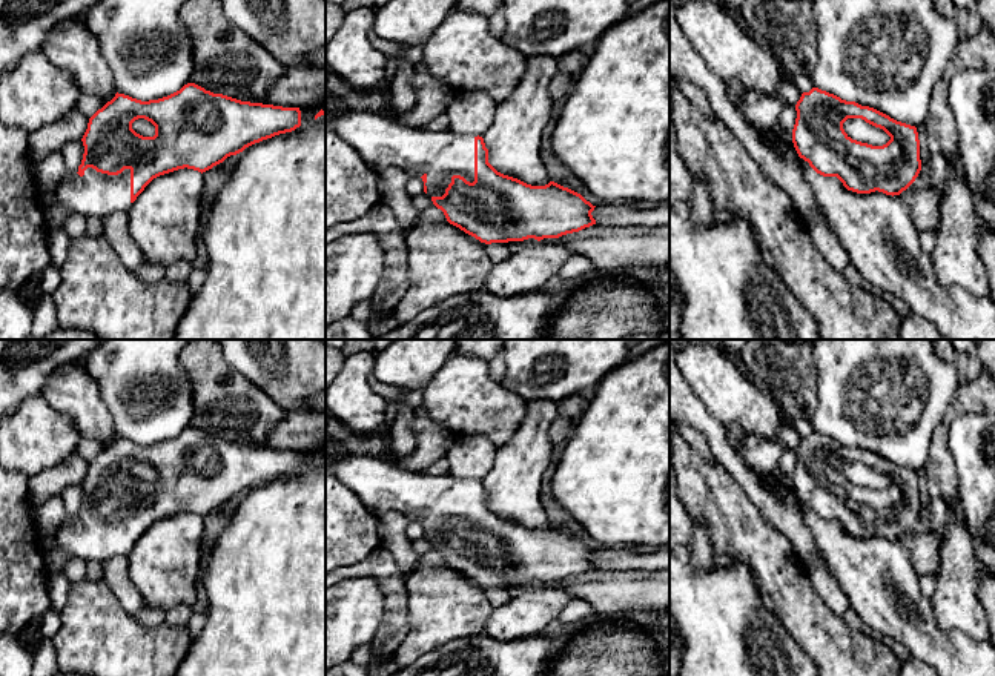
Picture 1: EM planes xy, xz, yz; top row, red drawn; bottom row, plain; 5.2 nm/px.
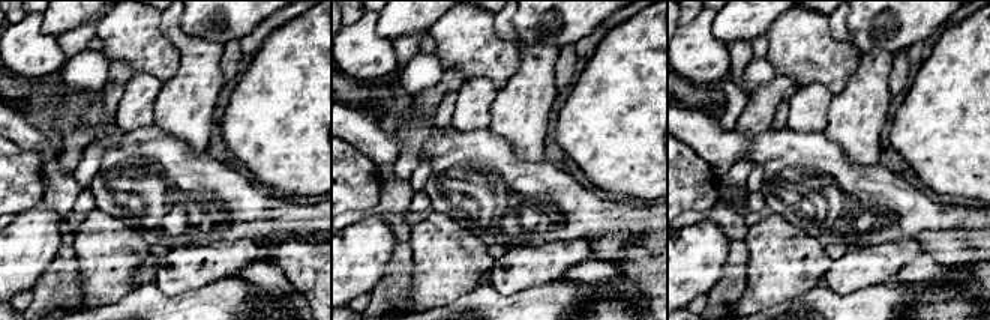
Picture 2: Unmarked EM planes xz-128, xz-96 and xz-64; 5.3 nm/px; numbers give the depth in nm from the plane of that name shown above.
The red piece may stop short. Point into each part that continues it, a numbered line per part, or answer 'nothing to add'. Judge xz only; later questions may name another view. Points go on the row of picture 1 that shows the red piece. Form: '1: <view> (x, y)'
1: xz (383, 142)

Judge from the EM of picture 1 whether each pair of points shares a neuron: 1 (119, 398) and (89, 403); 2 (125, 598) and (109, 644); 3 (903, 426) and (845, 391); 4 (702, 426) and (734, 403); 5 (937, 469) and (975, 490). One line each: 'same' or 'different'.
1: different
2: different
3: same
4: different
5: different

